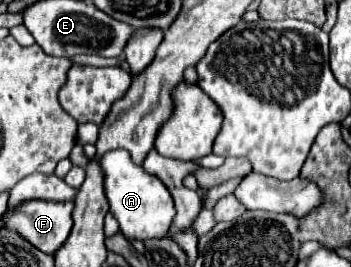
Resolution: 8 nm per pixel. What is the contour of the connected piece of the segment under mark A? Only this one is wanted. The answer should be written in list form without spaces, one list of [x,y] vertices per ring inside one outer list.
[[[86,144],[83,150],[88,160],[98,160],[104,172],[104,192],[110,204],[110,212],[120,222],[122,234],[126,238],[136,238],[142,242],[150,238],[168,238],[176,210],[164,182],[158,176],[148,174],[142,166],[134,164],[126,150],[110,150],[100,158],[96,156],[95,145]]]

